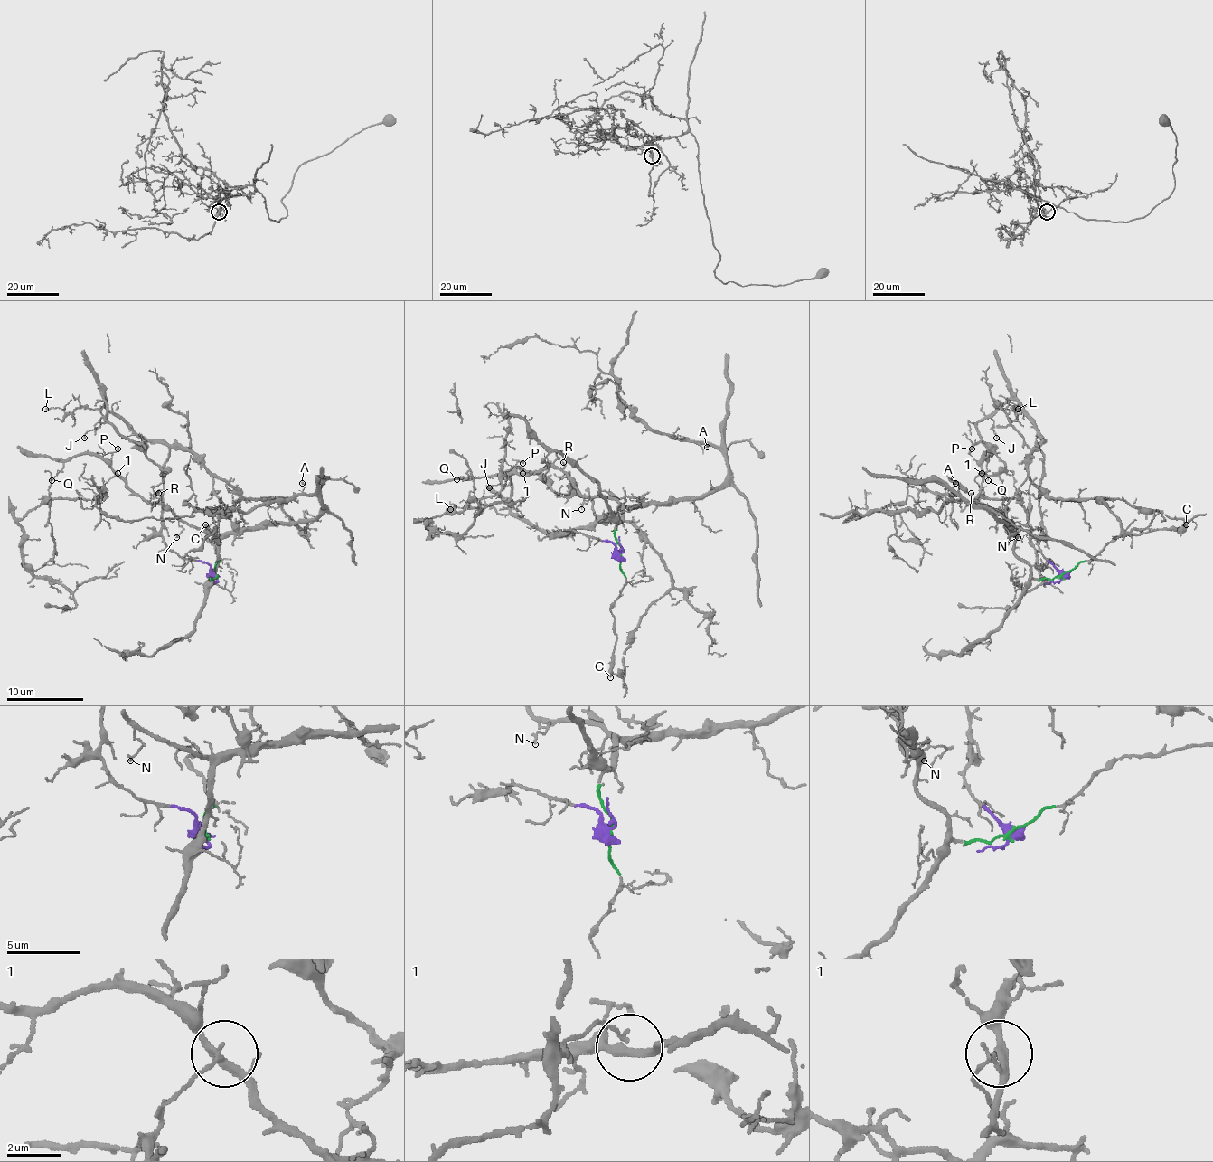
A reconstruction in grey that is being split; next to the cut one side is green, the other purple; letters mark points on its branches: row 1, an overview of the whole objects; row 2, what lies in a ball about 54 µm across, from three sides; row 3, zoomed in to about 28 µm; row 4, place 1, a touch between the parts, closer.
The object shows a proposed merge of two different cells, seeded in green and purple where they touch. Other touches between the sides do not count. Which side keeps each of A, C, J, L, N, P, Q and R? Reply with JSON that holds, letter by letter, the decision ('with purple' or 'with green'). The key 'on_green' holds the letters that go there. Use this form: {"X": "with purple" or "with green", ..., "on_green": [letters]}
{"A": "with green", "C": "with green", "J": "with purple", "L": "with purple", "N": "with green", "P": "with green", "Q": "with green", "R": "with green", "on_green": ["A", "C", "N", "P", "Q", "R"]}

